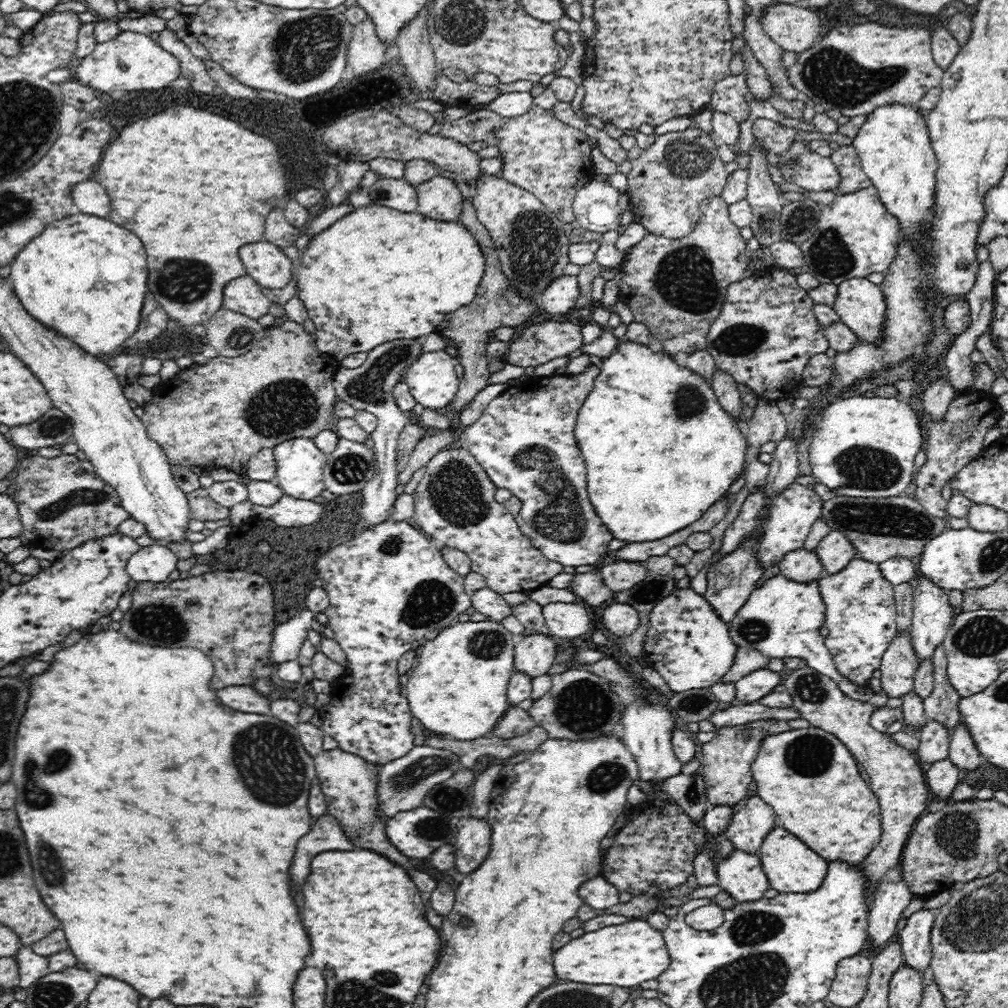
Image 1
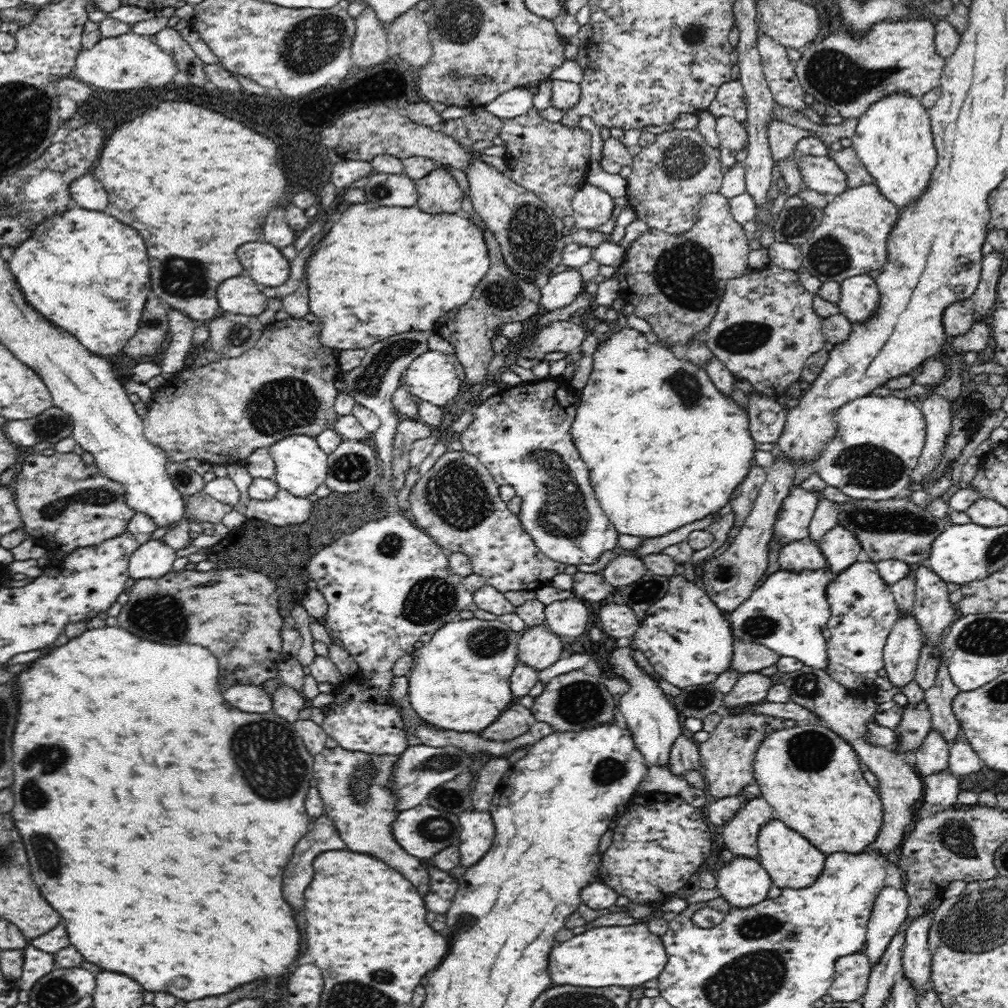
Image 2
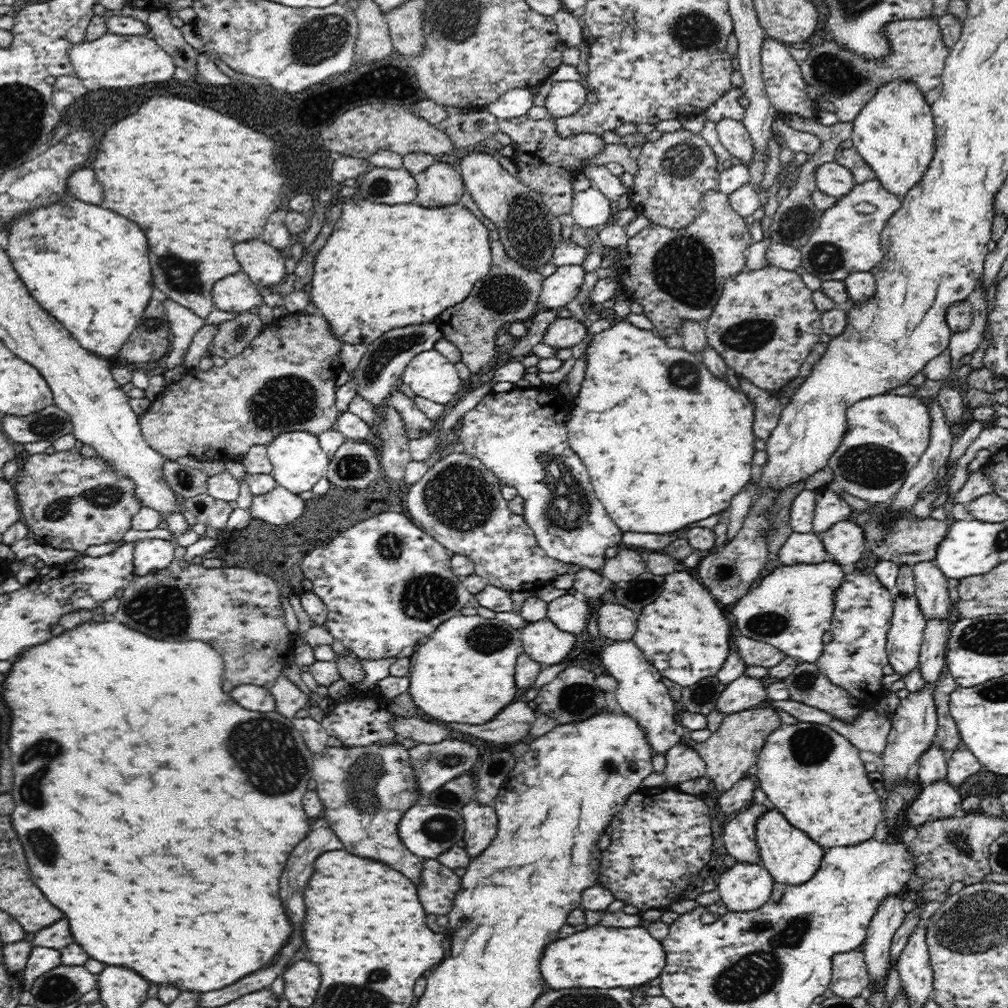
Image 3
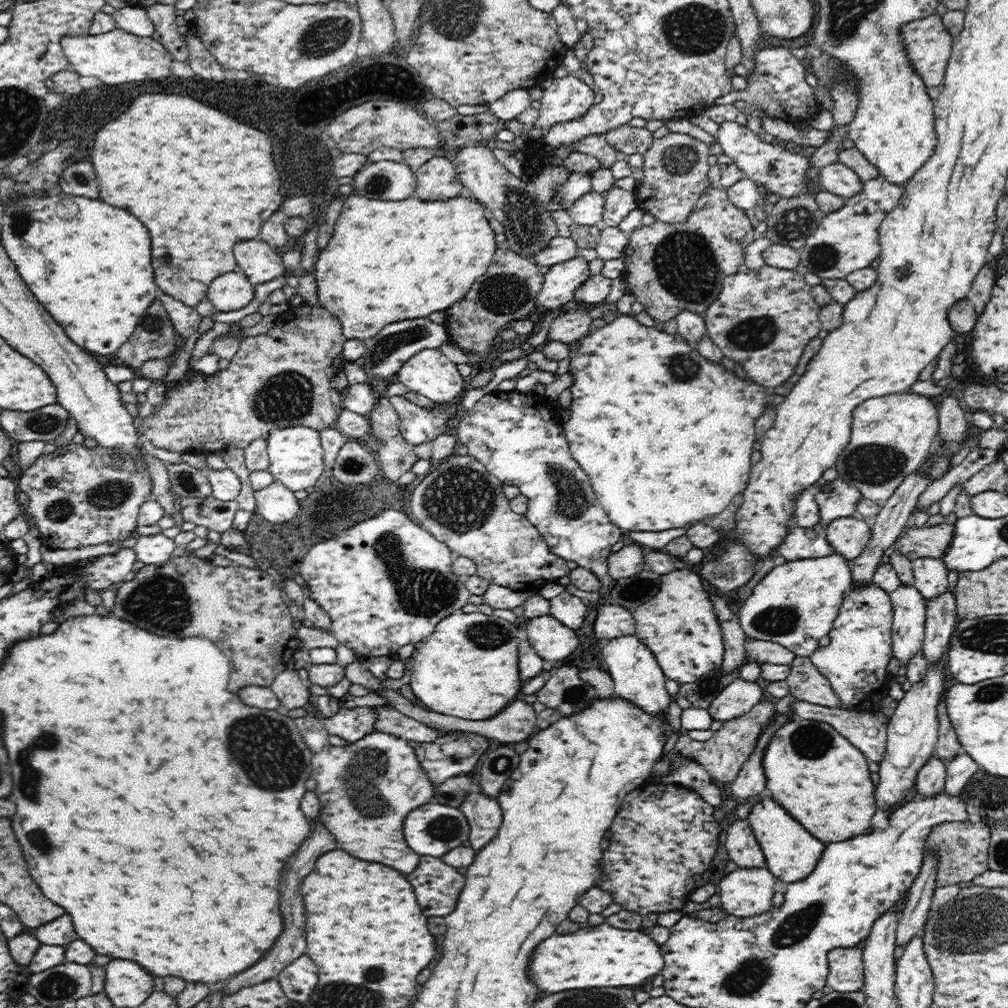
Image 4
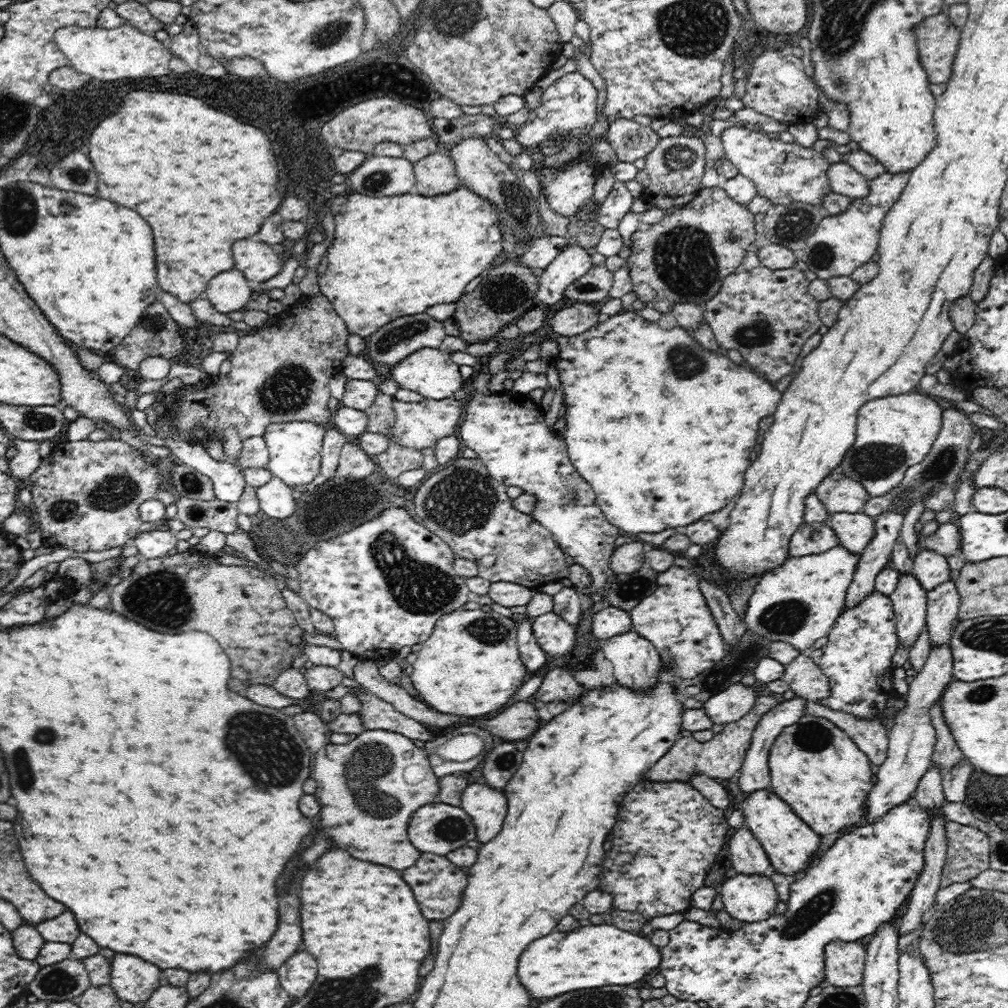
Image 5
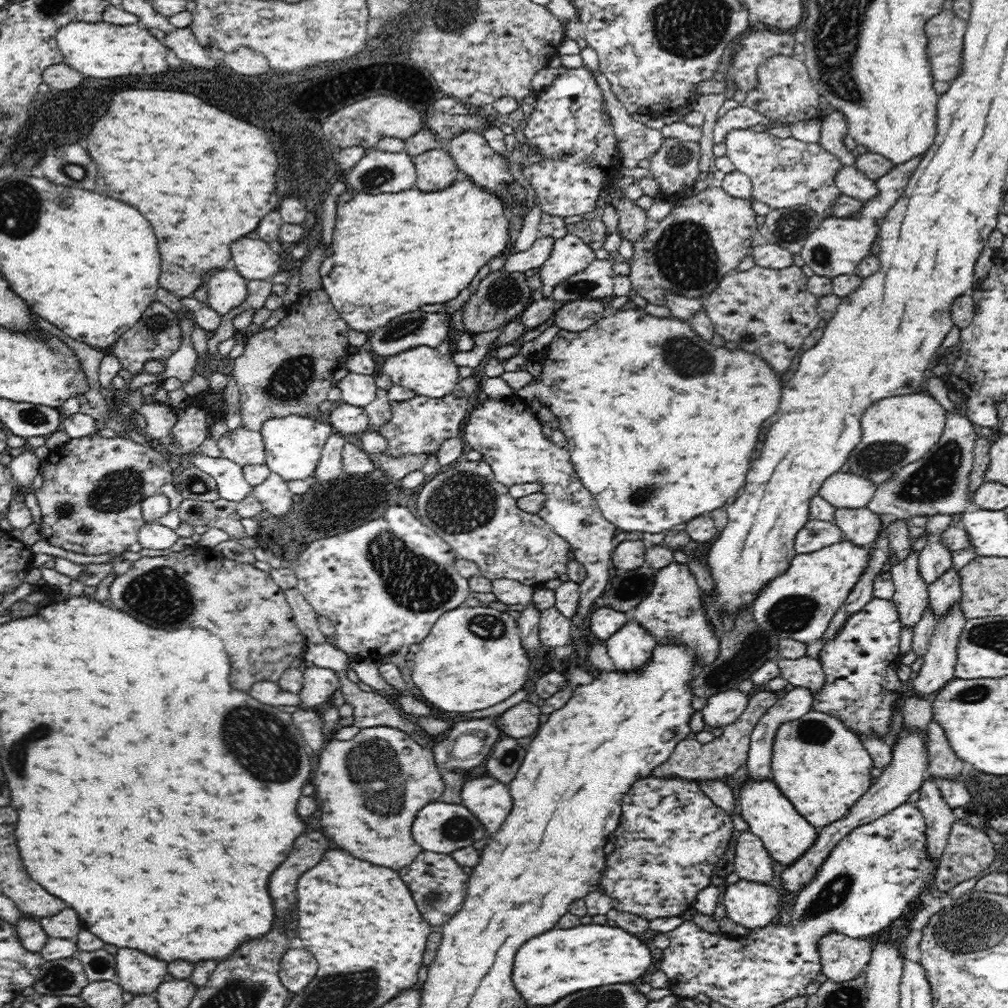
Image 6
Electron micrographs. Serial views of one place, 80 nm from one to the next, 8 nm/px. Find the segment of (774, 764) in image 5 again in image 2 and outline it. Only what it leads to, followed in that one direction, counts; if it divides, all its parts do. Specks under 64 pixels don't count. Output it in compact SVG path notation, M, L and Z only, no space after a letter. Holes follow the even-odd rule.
M807 722L798 723L792 728L777 730L768 734L766 738L760 743L759 749L757 750L754 760L754 774L753 779L756 784L760 787L762 794L760 795L766 802L770 803L770 806L775 810L776 818L784 825L788 826L789 829L796 831L798 834L804 835L806 840L810 841L816 849L821 850L824 855L844 852L848 854L863 853L867 848L877 839L878 833L880 832L883 823L883 804L878 796L878 793L862 775L860 769L860 760L856 751L852 749L848 742L838 734L832 732L830 729L818 724L818 722Z

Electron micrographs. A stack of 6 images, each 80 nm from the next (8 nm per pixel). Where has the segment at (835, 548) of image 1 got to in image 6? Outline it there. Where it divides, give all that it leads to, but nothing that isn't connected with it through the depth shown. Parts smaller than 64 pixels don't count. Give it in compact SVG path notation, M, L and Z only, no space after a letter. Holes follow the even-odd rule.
M866 507L836 510L833 523L842 529L844 541L856 547L871 546L881 532L881 519Z

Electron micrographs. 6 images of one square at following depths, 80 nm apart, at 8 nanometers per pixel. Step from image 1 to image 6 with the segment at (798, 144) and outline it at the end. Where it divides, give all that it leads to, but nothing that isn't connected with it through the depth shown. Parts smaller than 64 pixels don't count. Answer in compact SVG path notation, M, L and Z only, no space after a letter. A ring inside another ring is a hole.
M842 166L837 171L834 184L840 189L841 194L859 201L866 201L877 194L875 181L868 179L853 166Z

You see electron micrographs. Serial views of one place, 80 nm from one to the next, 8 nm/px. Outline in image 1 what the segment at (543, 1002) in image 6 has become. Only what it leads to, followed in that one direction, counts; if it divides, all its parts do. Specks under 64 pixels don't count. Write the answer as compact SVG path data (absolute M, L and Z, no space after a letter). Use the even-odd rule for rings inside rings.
M642 920L604 926L600 932L588 932L586 936L572 940L570 944L554 952L554 968L560 980L584 984L614 984L626 990L646 980L656 980L664 970L668 970L670 963L669 950L662 932Z

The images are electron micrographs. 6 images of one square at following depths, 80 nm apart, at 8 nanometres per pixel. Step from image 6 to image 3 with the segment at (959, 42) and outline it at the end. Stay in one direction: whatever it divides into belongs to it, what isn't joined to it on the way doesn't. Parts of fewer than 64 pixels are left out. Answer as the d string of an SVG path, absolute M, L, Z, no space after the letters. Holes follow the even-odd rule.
M924 17L896 22L884 26L883 38L890 46L889 54L878 59L864 59L862 55L850 53L844 45L826 39L809 49L808 57L799 62L806 86L814 86L817 97L823 97L836 107L836 116L842 122L853 121L862 108L878 94L882 85L902 79L910 81L924 95L941 84L941 77L949 49L944 45L936 18Z

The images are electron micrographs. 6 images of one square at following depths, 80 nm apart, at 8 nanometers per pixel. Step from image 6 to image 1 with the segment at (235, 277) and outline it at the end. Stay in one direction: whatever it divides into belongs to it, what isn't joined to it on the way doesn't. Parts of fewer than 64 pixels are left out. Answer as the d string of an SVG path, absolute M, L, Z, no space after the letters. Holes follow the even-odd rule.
M248 274L228 282L223 292L223 309L251 319L269 314L270 298L262 293L262 287Z

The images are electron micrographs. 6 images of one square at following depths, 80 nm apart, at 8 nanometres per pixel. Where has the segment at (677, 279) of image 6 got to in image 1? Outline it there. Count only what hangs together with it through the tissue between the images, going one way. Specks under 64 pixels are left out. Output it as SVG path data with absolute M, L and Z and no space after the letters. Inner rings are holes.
M711 196L701 202L699 209L698 224L690 234L684 238L671 239L648 233L614 269L613 279L619 286L619 300L630 307L633 320L646 326L650 334L660 341L663 352L672 357L677 352L689 355L707 348L709 327L716 322L722 310L728 285L740 282L747 276L746 241L730 220L728 204L721 196Z

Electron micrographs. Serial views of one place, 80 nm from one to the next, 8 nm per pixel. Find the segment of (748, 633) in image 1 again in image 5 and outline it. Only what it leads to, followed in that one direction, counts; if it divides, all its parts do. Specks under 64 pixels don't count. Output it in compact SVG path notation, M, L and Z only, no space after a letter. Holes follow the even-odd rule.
M836 546L824 554L812 554L800 558L789 558L779 568L764 574L756 584L754 593L748 600L742 622L746 630L762 636L768 642L784 642L796 648L801 654L814 649L813 645L819 638L828 636L840 612L845 608L845 598L851 586L859 554L851 554L842 546Z

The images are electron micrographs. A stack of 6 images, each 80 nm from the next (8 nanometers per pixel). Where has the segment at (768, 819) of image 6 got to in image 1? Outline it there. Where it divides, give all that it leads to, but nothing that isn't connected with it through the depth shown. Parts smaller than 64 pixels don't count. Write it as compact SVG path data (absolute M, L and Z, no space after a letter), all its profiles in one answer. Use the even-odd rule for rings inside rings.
M780 826L772 829L756 853L760 857L770 888L779 893L804 894L818 890L828 872L829 864L824 857L820 857L806 843Z

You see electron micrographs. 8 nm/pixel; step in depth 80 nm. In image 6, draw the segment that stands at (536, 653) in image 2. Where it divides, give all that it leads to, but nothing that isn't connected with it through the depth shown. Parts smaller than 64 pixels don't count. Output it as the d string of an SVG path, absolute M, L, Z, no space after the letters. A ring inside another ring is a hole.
M550 607L540 613L539 640L544 647L557 649L572 644L574 624L564 617L556 607Z

